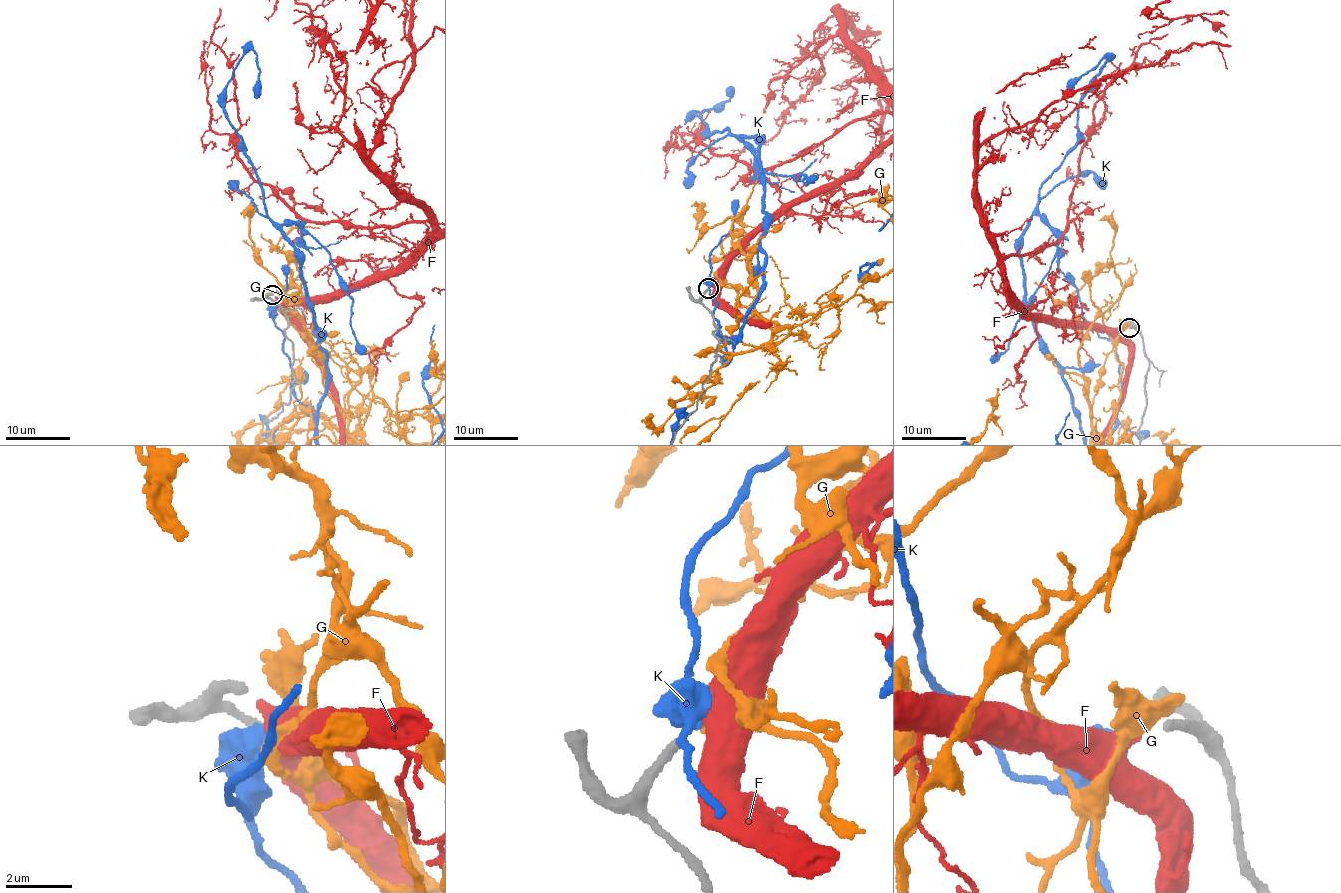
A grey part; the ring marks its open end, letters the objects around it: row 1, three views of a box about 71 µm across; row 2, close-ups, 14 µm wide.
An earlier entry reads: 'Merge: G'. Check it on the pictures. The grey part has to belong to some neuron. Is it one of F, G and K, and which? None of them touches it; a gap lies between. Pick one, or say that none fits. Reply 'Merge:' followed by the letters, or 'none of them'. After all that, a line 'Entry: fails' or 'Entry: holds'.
Merge: F
Entry: fails

